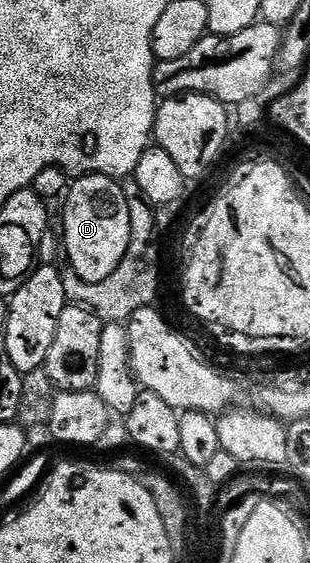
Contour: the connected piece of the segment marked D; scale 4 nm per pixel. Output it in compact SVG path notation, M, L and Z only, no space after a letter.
M84 174L70 183L63 204L61 244L68 250L71 268L81 280L101 283L113 276L129 248L129 204L123 186L114 178L106 178L104 174Z

